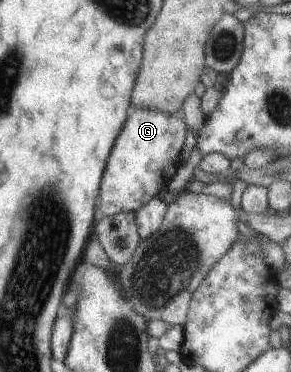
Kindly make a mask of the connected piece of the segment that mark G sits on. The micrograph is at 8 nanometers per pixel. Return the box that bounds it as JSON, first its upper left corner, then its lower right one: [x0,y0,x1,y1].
[96,106,189,218]

